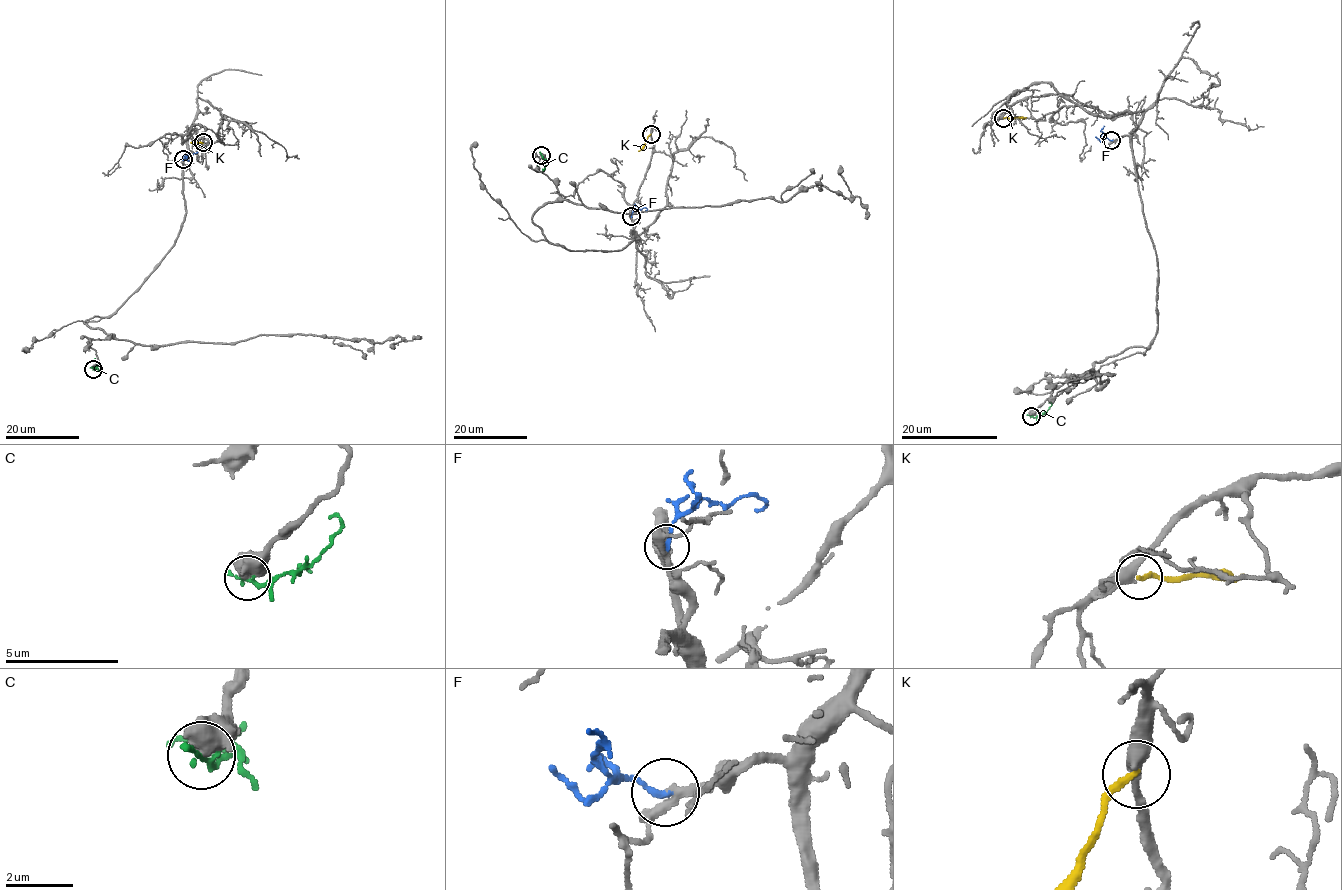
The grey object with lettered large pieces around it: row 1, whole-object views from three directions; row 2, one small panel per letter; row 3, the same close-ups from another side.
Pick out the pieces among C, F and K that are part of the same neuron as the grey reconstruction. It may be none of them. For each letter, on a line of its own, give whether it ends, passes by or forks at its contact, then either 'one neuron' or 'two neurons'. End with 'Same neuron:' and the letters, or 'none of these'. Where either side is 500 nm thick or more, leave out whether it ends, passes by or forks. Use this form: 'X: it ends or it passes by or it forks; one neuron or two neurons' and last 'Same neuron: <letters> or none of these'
C: two neurons
F: it ends; one neuron
K: it ends; two neurons
Same neuron: F

